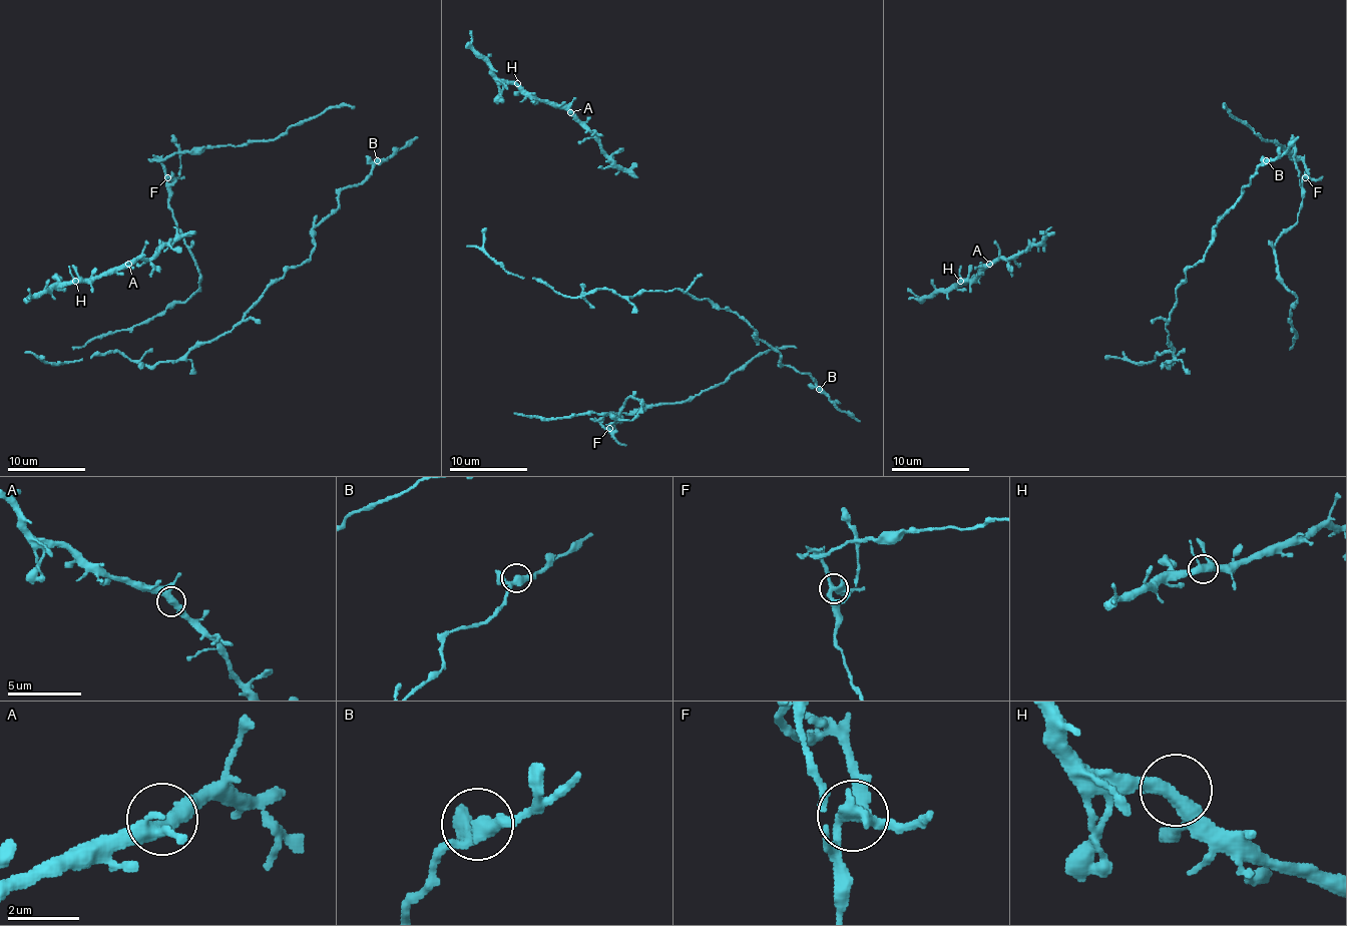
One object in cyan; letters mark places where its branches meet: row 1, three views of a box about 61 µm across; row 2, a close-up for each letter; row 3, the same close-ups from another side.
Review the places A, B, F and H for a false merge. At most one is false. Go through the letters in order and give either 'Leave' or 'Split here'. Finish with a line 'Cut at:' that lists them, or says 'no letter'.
A: Leave
B: Leave
F: Split here
H: Leave
Cut at: F

